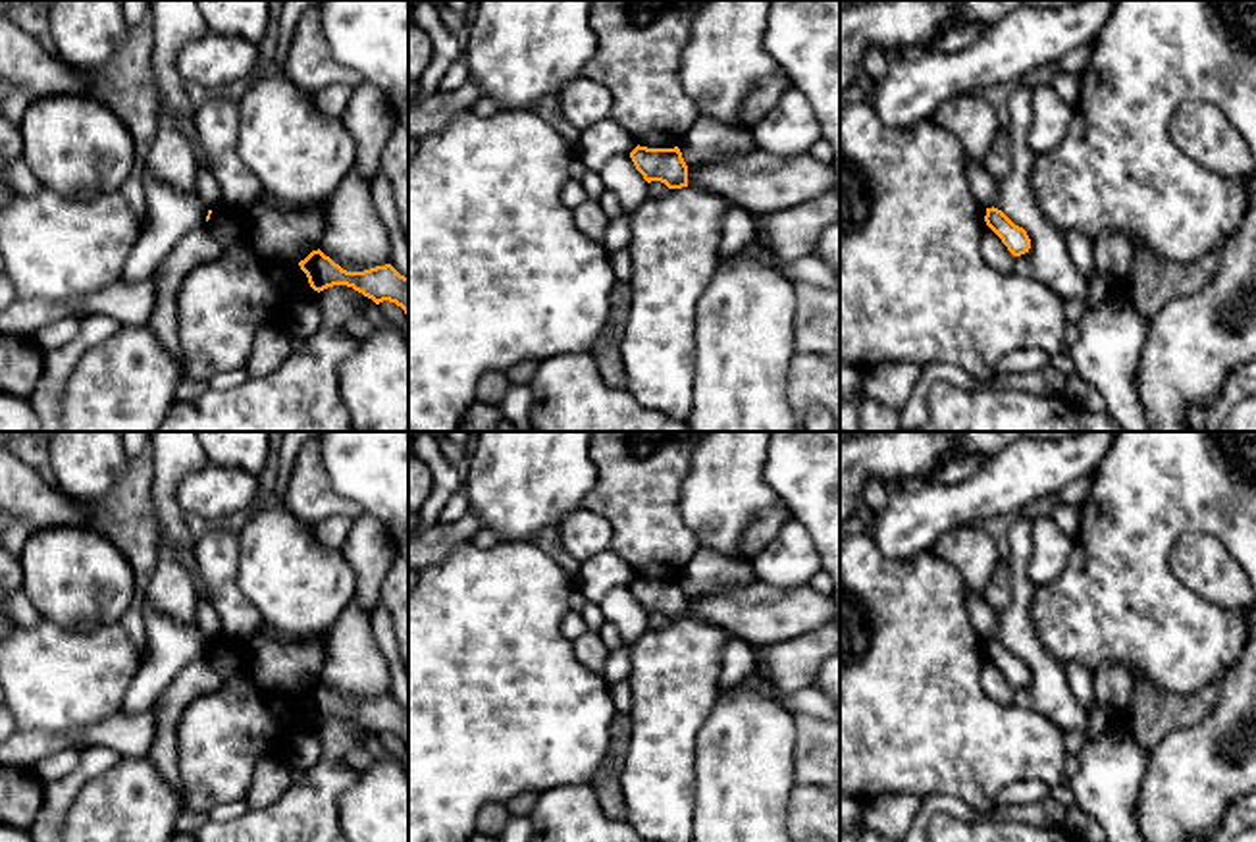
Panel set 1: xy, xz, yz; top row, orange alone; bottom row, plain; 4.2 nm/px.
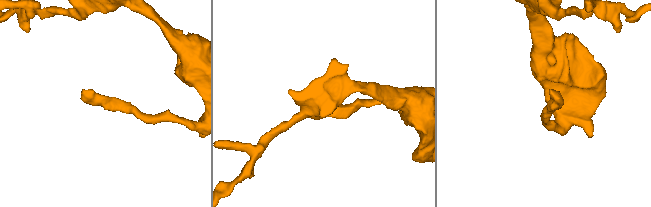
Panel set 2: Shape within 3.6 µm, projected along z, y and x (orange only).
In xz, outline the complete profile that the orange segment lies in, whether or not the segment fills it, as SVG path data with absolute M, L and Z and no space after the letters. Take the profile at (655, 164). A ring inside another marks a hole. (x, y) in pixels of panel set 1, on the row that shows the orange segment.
M638 145L630 158L647 183L661 181L668 189L688 187L688 166L678 146L647 148Z

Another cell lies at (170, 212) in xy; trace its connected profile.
M143 171L146 214L119 279L150 279L173 245L191 229L206 225L208 208L196 193L179 191Z

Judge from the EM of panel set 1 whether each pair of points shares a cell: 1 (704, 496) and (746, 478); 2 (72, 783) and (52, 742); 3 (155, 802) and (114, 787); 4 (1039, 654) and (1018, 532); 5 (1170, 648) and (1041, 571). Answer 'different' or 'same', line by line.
1: same
2: different
3: same
4: same
5: different

